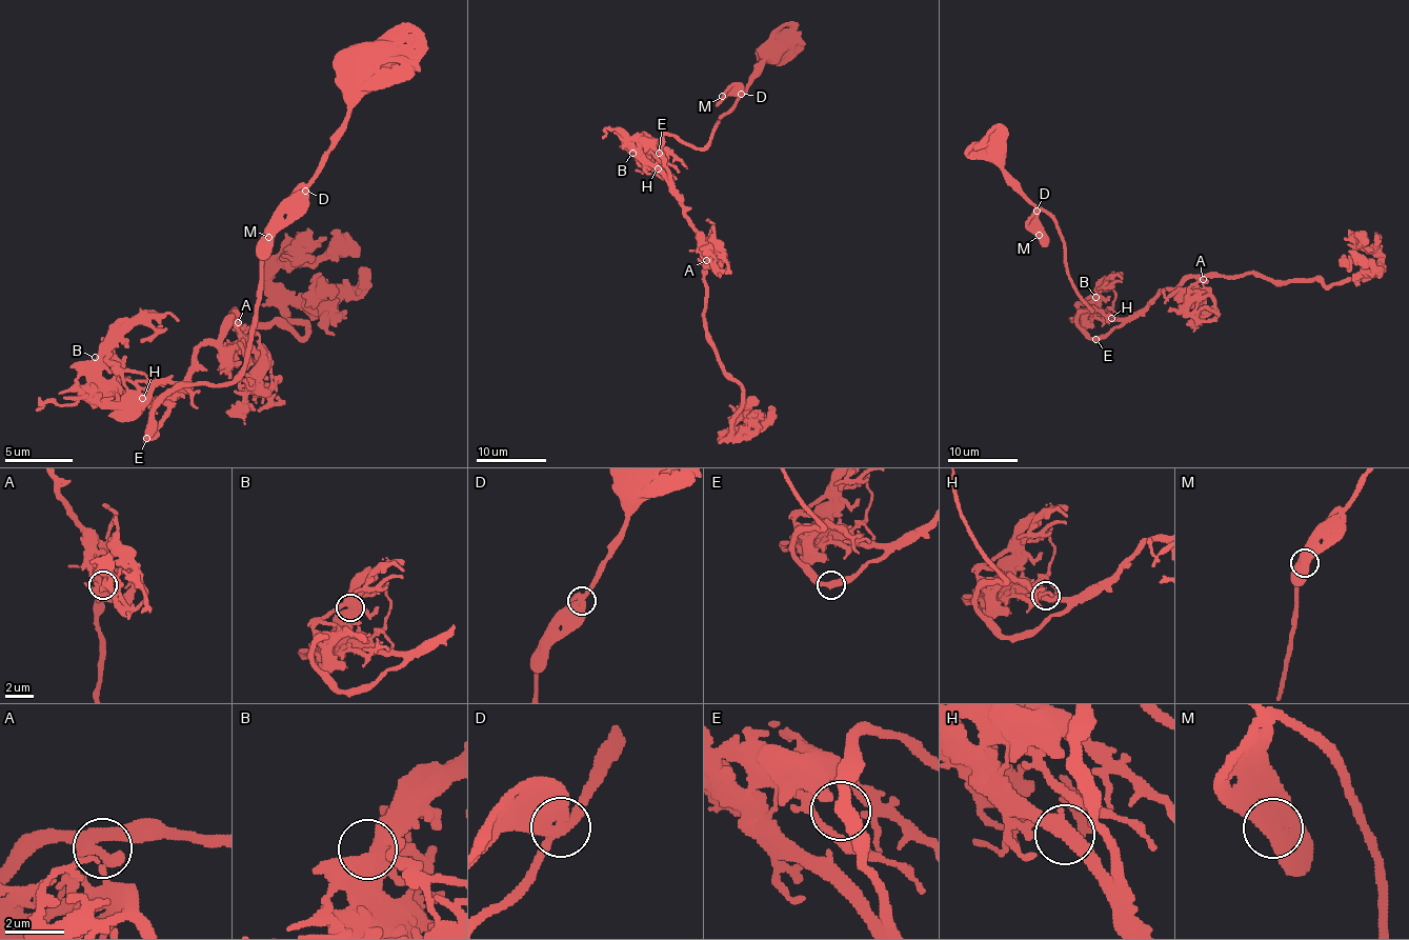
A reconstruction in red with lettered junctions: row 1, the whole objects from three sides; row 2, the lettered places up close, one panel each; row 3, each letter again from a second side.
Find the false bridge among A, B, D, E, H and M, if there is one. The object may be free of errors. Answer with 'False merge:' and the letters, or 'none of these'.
False merge: none of these

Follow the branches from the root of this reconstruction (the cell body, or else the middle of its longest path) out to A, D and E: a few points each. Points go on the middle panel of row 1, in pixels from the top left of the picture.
A: (776, 54), (719, 119), (703, 147), (663, 137), (661, 158), (669, 172), (669, 192), (706, 260)
D: (776, 54), (758, 67), (742, 95)
E: (776, 54), (763, 62), (737, 103), (719, 119), (703, 147), (690, 147), (664, 135), (659, 153)

